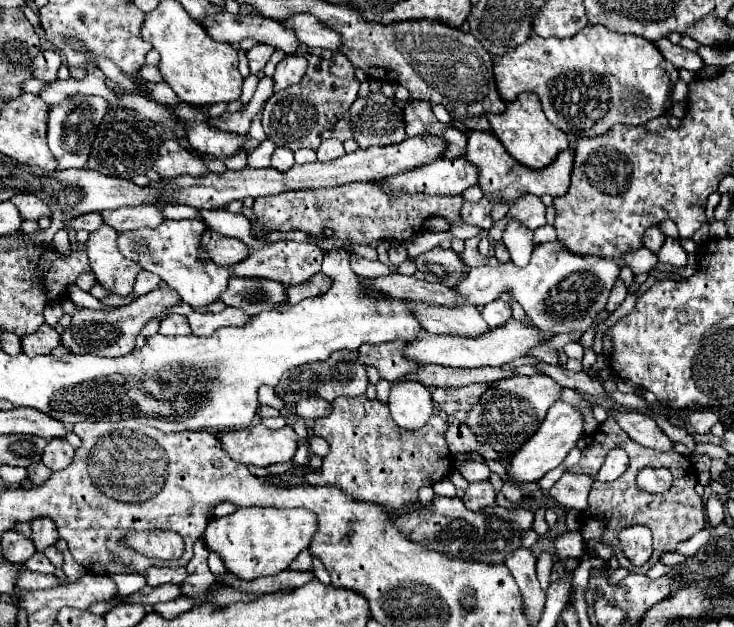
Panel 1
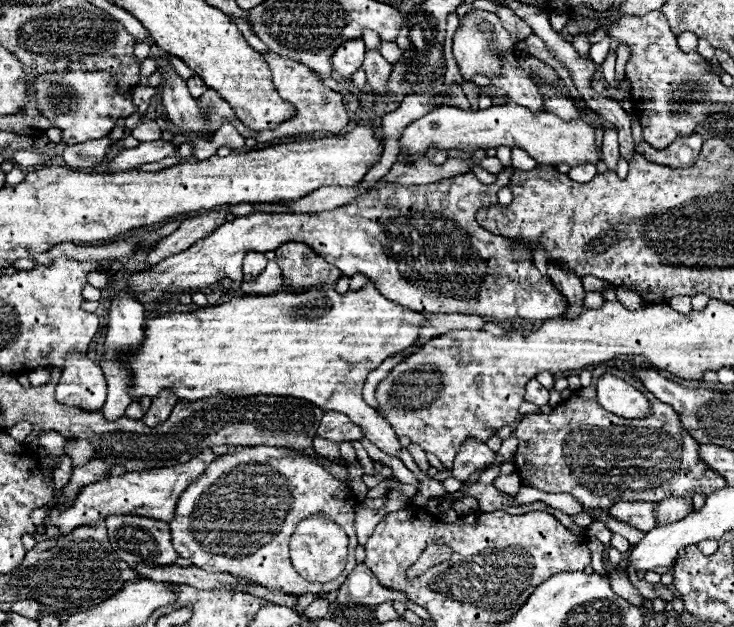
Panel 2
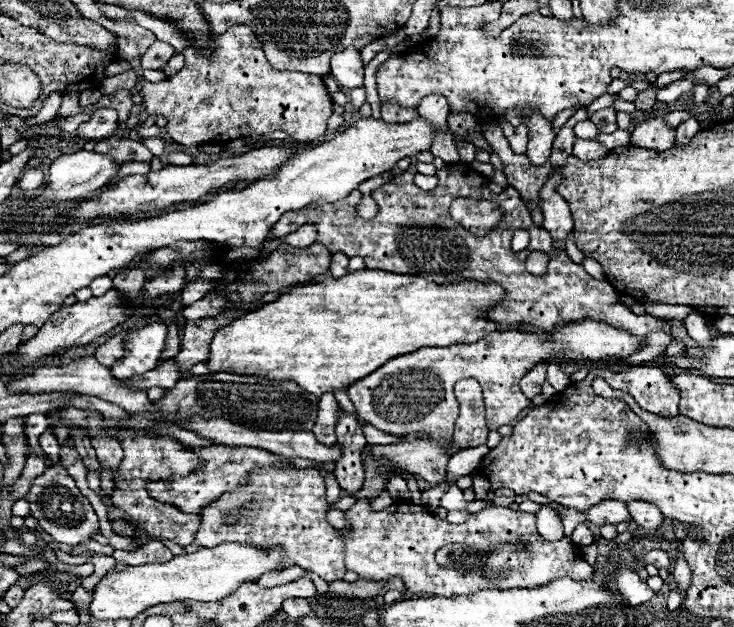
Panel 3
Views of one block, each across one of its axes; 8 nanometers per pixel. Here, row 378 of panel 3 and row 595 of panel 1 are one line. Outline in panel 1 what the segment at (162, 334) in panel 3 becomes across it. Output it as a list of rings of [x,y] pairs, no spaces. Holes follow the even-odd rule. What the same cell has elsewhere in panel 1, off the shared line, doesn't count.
[[[110,574],[110,578],[118,586],[118,596],[130,596],[144,586],[144,578],[140,578],[140,576],[138,576],[138,582],[142,582],[142,584],[134,584],[134,574]]]

